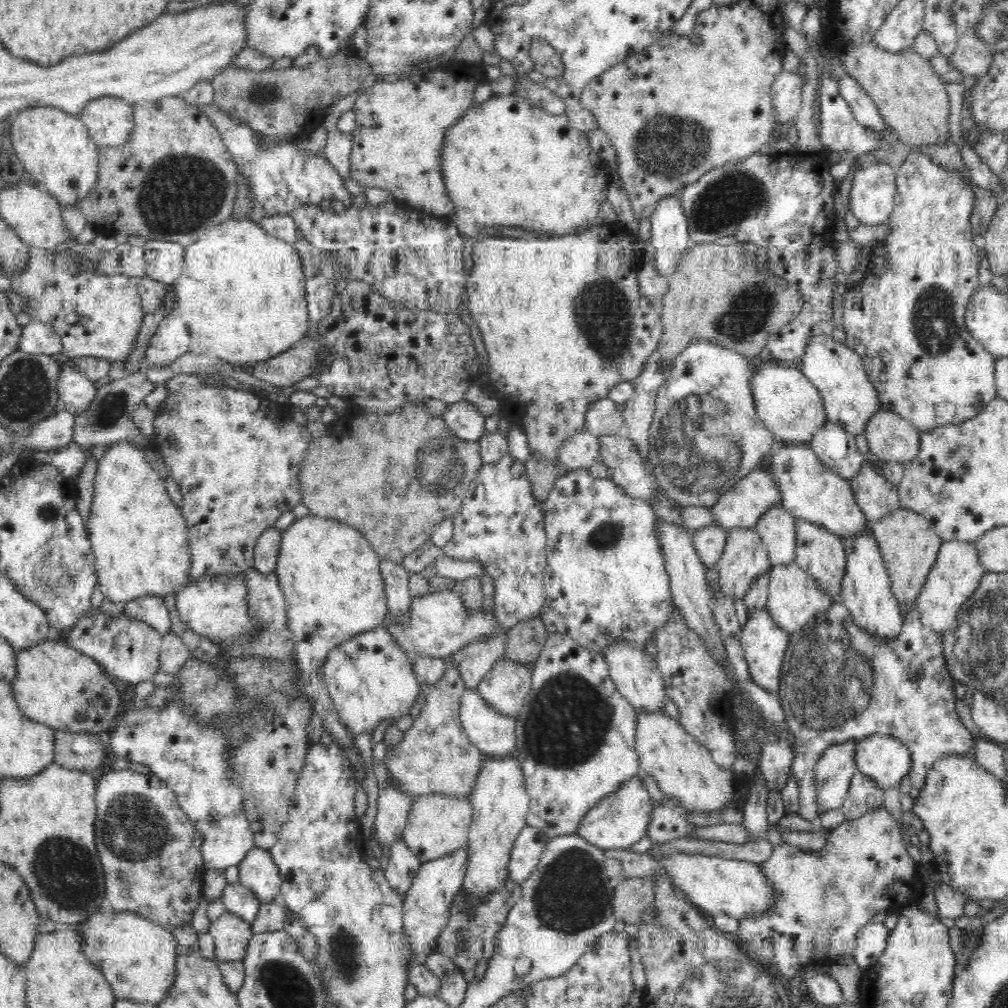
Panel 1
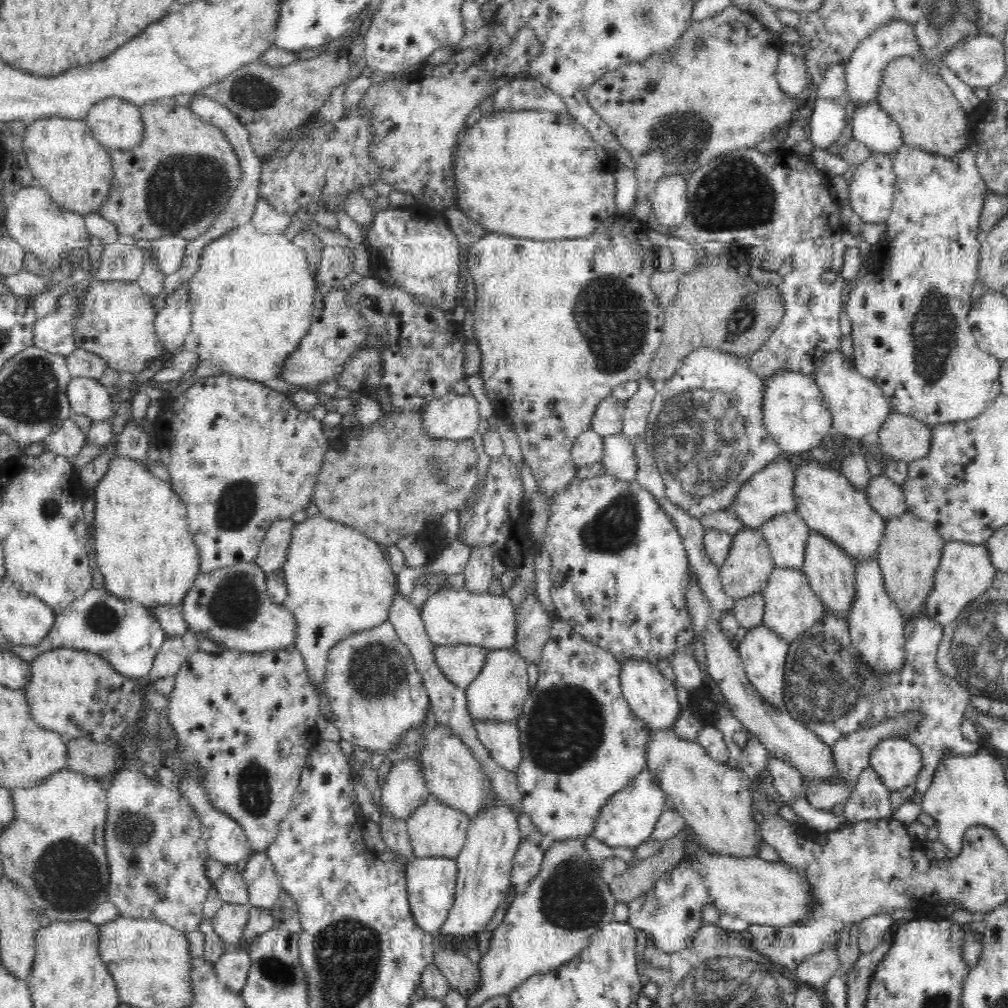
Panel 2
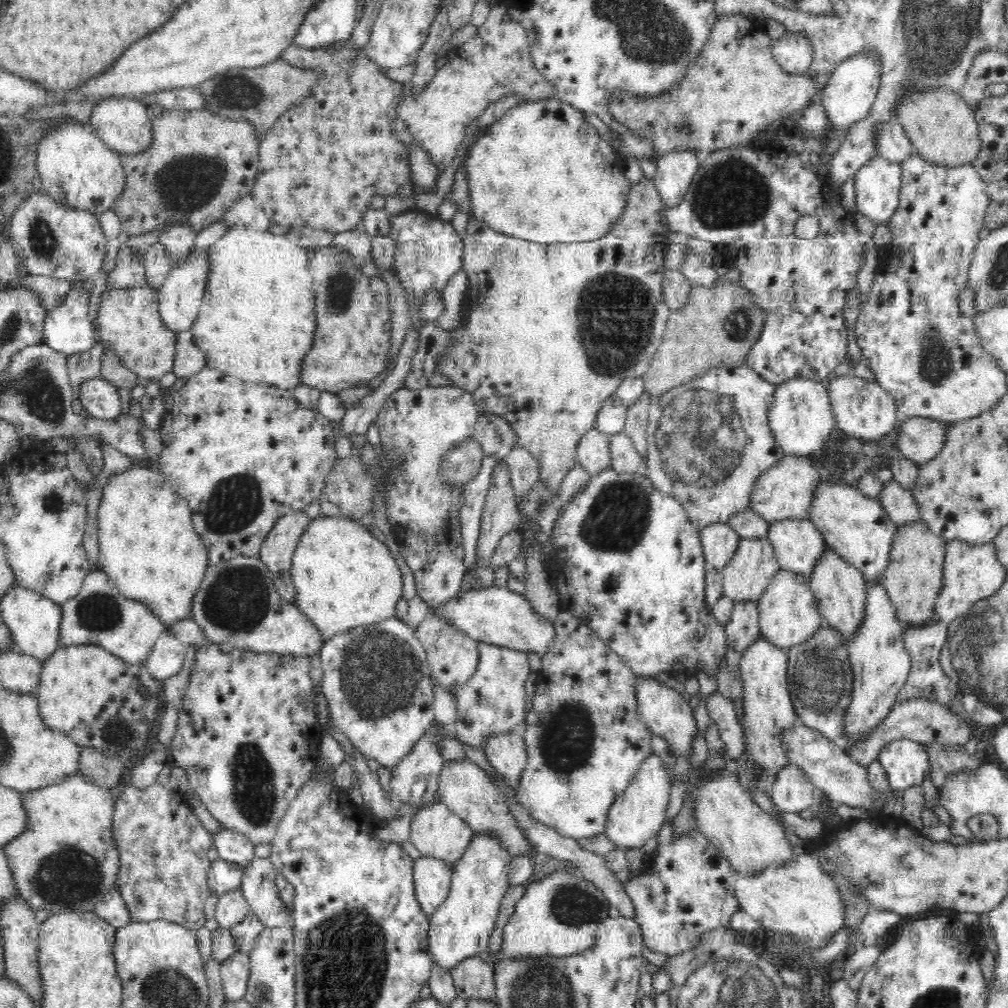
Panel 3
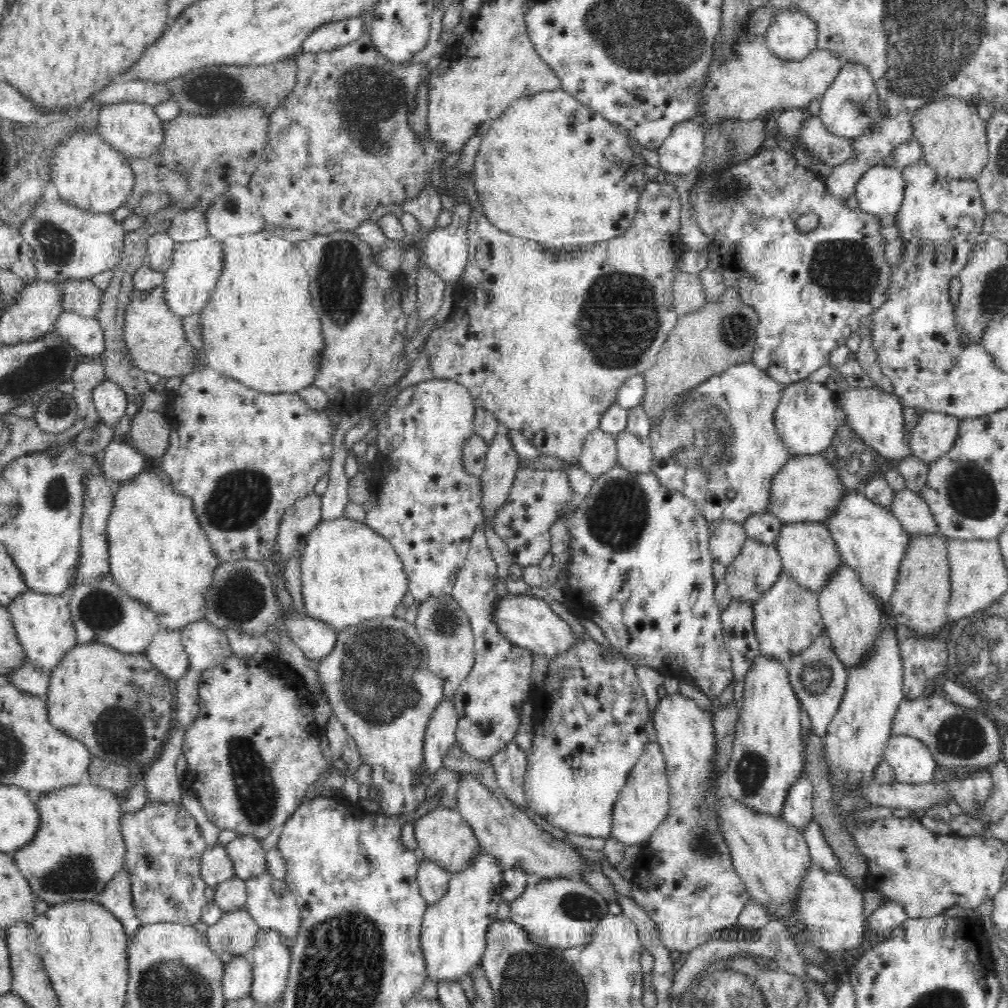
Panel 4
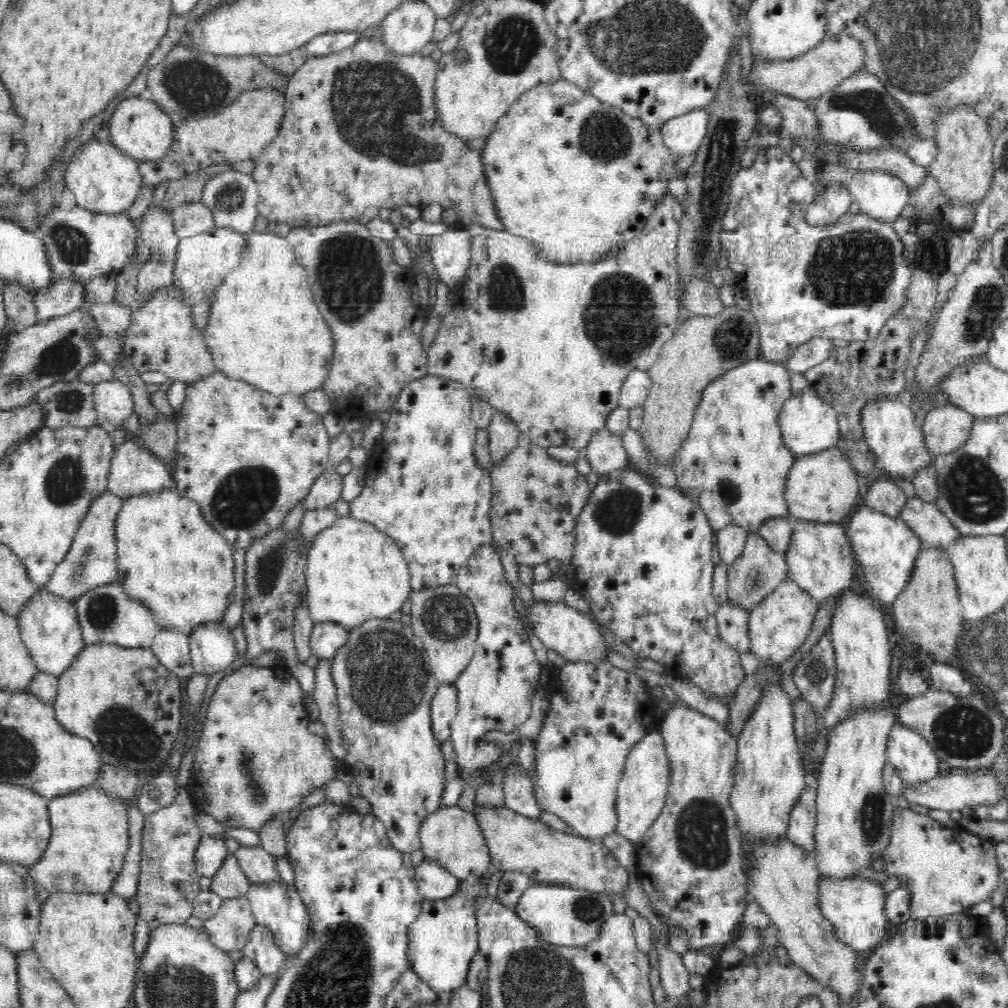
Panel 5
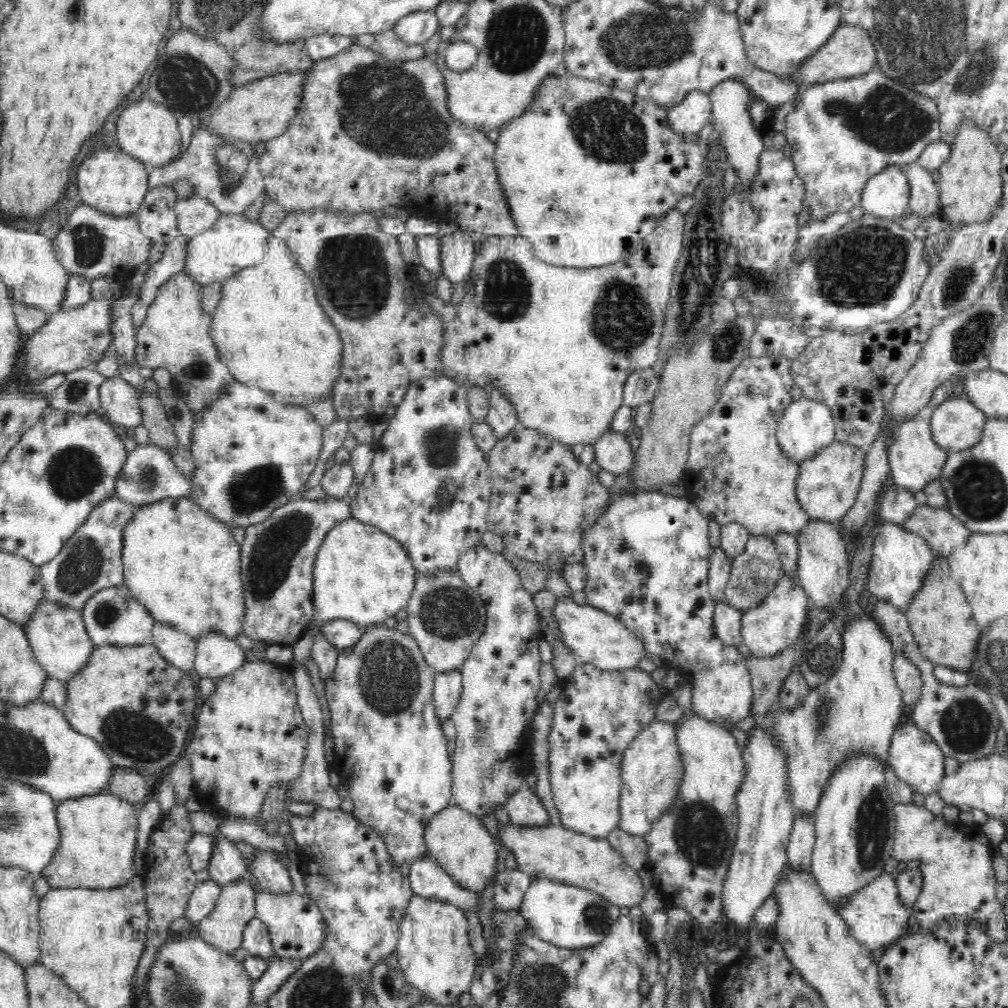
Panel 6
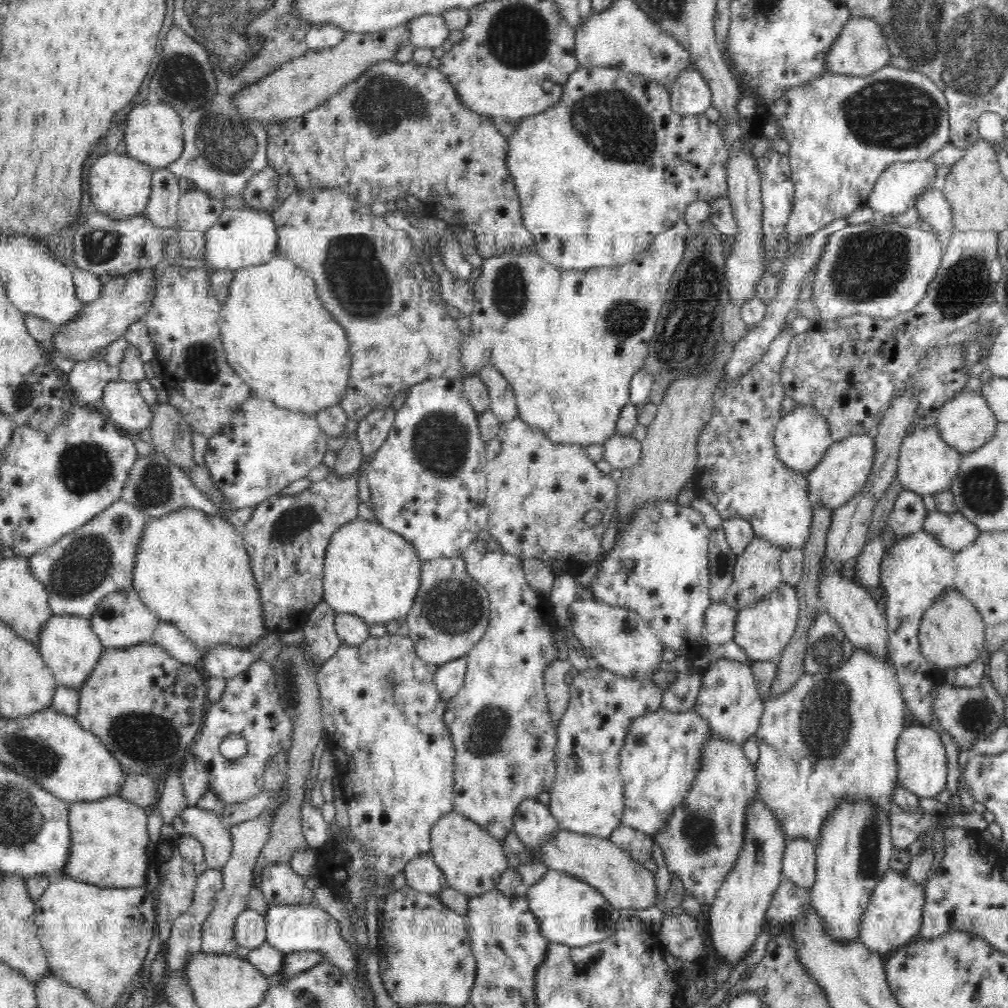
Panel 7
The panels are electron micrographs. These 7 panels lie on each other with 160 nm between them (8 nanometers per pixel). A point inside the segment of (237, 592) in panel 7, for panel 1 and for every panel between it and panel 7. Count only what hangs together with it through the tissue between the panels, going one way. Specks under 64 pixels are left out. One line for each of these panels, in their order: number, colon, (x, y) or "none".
1: (140, 541)
2: (145, 552)
3: (148, 547)
4: (158, 553)
5: (168, 557)
6: (182, 564)

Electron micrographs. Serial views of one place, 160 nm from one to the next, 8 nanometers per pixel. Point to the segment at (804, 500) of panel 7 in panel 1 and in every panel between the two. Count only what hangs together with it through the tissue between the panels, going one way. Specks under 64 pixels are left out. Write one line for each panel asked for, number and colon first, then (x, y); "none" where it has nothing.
1: (706, 435)
2: (705, 430)
3: (708, 439)
4: (717, 445)
5: (733, 463)
6: (736, 471)

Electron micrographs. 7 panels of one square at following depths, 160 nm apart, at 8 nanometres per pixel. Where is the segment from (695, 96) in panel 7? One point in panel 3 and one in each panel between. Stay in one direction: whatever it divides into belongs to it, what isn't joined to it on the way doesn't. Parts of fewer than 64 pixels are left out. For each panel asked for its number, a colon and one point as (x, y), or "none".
3: (675, 170)
4: (683, 150)
5: (682, 135)
6: (689, 116)

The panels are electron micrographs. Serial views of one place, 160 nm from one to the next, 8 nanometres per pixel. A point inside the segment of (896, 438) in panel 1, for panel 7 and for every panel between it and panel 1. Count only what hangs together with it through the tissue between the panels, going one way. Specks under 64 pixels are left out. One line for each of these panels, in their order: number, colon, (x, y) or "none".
2: (903, 438)
3: (919, 439)
4: (934, 435)
5: (945, 428)
6: (956, 424)
7: (965, 422)

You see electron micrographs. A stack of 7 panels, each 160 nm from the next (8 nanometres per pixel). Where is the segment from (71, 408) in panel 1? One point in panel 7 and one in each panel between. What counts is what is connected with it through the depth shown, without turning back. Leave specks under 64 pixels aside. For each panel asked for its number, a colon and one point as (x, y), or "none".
2: (89, 397)
3: (99, 398)
4: (109, 399)
5: (113, 401)
6: (119, 398)
7: (122, 402)

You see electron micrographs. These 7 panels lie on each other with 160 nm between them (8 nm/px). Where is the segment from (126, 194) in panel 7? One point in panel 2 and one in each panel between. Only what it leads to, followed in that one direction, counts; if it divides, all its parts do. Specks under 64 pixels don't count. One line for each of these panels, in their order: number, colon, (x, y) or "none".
2: (62, 154)
3: (78, 169)
4: (87, 172)
5: (103, 180)
6: (113, 182)

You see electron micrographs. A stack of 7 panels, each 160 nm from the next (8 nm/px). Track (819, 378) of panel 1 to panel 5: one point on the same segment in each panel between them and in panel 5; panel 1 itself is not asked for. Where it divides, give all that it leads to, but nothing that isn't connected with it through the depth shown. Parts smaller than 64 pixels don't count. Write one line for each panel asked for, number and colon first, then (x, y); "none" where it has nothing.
2: (858, 406)
3: (863, 409)
4: (875, 415)
5: (892, 430)

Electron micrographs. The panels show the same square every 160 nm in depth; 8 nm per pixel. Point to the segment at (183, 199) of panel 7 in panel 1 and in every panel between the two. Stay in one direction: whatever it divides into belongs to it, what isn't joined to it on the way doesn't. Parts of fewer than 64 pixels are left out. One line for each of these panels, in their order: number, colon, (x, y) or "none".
1: (164, 259)
2: (168, 251)
3: (179, 240)
4: (187, 226)
5: (190, 219)
6: (195, 214)

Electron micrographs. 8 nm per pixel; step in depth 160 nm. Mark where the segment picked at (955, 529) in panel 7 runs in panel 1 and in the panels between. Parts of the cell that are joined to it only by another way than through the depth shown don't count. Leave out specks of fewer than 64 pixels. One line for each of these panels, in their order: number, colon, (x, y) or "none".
1: (876, 497)
2: (887, 498)
3: (898, 502)
4: (914, 513)
5: (926, 520)
6: (943, 532)

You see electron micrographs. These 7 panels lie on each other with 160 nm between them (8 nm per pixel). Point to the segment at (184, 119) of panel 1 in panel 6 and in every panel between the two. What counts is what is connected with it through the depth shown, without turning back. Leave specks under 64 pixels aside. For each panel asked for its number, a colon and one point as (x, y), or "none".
2: (177, 180)
3: (198, 163)
4: (200, 156)
5: (241, 131)
6: (260, 110)

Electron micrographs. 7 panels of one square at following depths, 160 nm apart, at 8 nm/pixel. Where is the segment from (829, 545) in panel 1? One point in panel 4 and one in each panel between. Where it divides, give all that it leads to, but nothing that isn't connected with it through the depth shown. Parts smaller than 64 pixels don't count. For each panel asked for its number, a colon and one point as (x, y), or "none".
2: (831, 572)
3: (840, 590)
4: (851, 616)

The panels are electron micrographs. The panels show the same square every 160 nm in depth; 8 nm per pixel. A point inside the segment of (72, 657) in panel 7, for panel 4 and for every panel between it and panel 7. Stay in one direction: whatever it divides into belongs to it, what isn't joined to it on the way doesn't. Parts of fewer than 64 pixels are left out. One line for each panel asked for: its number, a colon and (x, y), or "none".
4: (42, 622)
5: (48, 624)
6: (57, 635)

